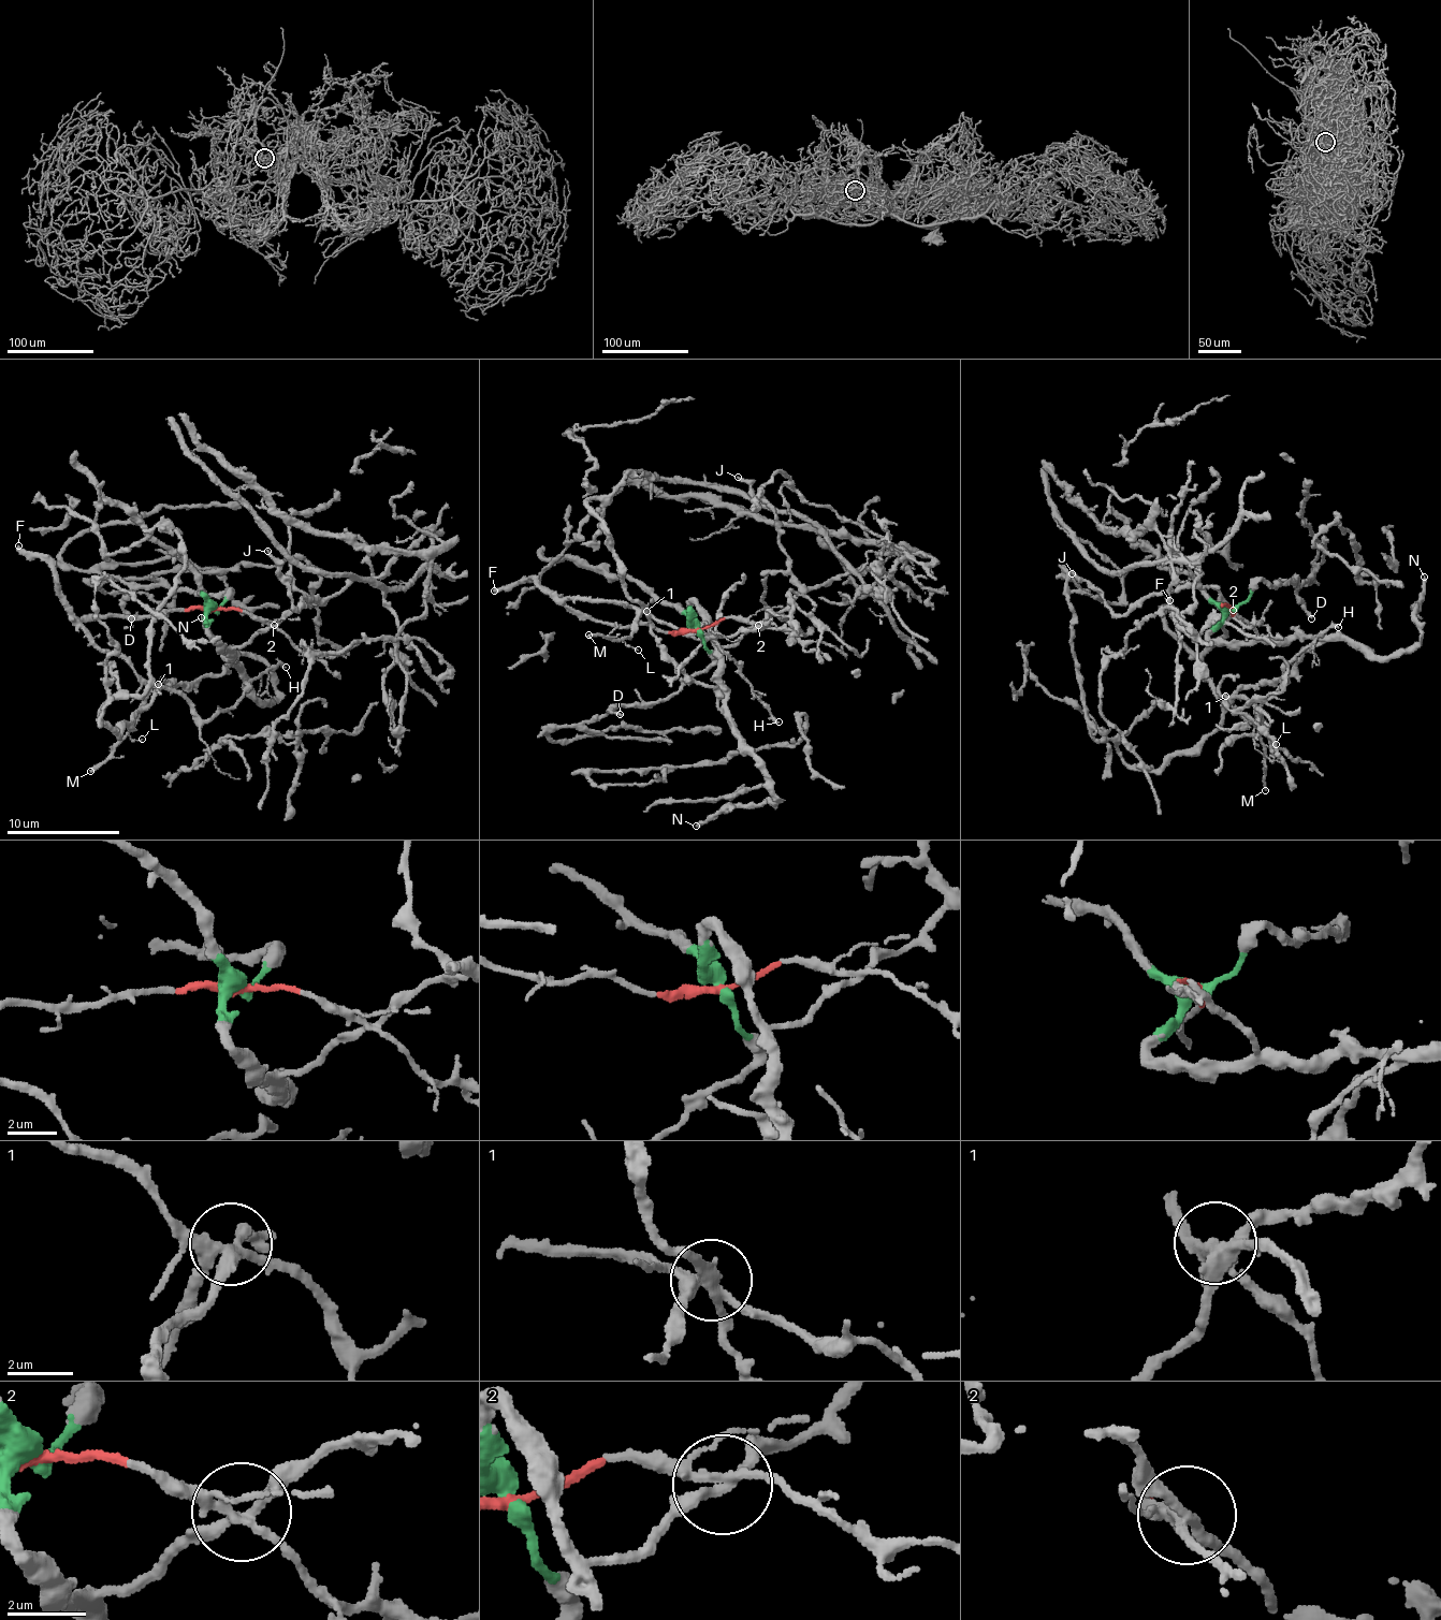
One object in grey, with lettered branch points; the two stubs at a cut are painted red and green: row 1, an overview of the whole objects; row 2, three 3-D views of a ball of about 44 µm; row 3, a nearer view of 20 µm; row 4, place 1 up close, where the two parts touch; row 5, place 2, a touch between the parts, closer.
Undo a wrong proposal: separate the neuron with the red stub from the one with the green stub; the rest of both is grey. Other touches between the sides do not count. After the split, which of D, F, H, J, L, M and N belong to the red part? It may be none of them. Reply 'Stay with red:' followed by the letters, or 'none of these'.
Stay with red: F, H, L, M

